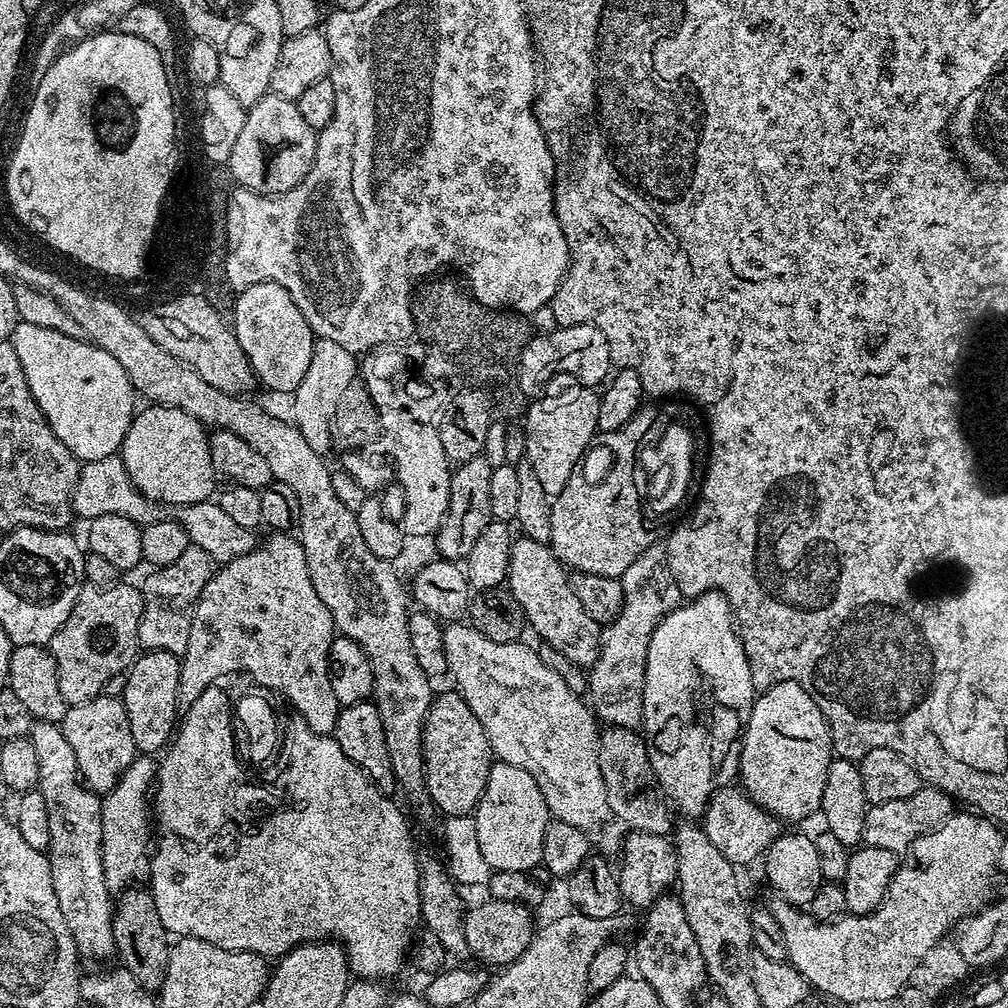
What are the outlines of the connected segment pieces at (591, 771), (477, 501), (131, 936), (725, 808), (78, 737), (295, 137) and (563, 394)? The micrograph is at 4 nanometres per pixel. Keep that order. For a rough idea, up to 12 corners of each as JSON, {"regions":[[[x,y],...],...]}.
{"regions":[[[443,629],[493,757],[615,857],[587,701],[523,641]],[[481,454],[453,471],[434,534],[445,560],[467,561],[493,520],[494,464]],[[147,887],[119,893],[119,963],[147,992],[166,978],[170,934]],[[739,786],[704,807],[706,838],[733,866],[759,861],[781,821]],[[119,696],[73,704],[62,727],[83,783],[107,794],[138,755]],[[270,92],[247,109],[227,168],[239,186],[289,192],[317,131]],[[555,376],[522,417],[524,456],[548,496],[598,432],[597,389]]]}

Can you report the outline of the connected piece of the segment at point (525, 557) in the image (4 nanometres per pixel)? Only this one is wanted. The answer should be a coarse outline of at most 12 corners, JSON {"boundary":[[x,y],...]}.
{"boundary":[[513,539],[506,587],[541,641],[590,666],[601,625],[543,544]]}

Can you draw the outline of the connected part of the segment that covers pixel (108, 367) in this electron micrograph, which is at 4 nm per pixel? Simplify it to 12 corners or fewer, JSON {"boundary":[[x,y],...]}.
{"boundary":[[17,323],[34,402],[87,462],[134,415],[122,365],[87,339]]}

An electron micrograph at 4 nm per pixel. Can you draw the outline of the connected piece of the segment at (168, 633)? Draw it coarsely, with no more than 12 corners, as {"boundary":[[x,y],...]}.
{"boundary":[[189,543],[142,583],[141,649],[184,657],[217,567]]}

